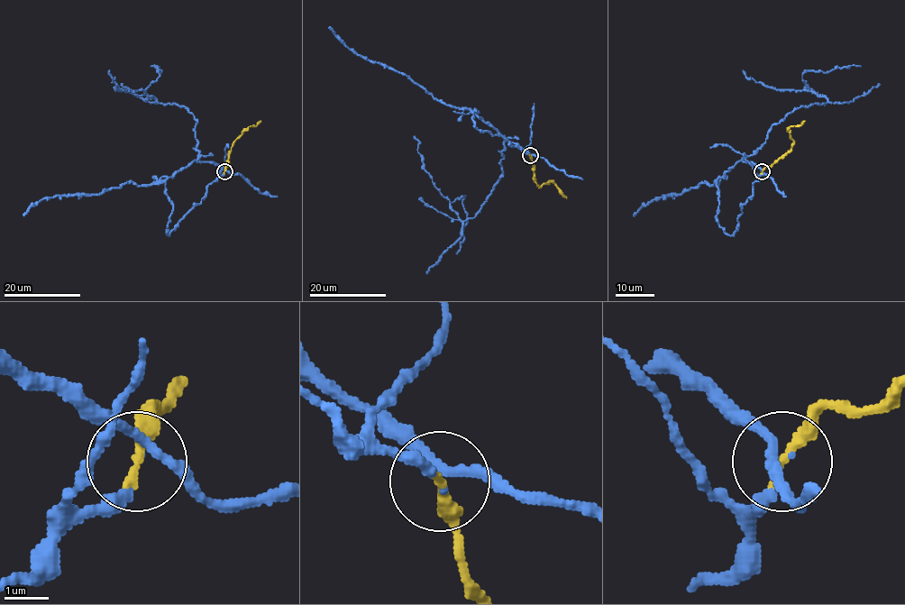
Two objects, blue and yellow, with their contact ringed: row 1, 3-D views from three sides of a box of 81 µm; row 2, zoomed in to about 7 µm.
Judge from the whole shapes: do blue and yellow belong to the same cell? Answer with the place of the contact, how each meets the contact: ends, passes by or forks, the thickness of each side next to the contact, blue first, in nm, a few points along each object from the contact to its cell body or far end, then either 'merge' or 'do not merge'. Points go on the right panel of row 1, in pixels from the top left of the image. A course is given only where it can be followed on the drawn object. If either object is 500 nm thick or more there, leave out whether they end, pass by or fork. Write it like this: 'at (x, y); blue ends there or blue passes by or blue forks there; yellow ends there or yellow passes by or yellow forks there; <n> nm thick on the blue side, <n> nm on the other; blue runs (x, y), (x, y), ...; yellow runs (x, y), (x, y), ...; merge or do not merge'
at (762, 171); blue forks there; yellow ends there; 110 nm thick on the blue side, 280 nm on the other; blue runs (763, 170), (740, 160), (717, 180), (717, 222), (726, 233), (735, 229), (759, 176), (728, 146), (710, 148); yellow runs (762, 170), (781, 159), (791, 148), (793, 141), (788, 130), (805, 121); merge

